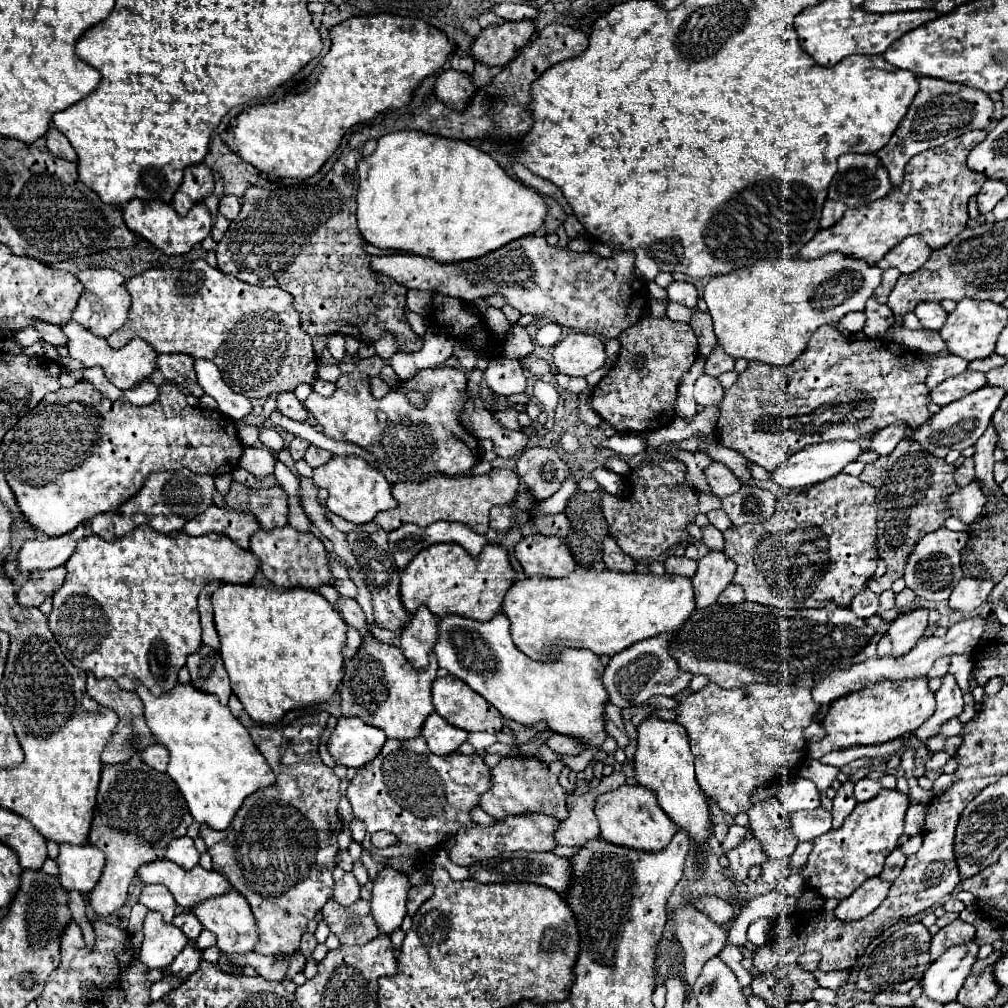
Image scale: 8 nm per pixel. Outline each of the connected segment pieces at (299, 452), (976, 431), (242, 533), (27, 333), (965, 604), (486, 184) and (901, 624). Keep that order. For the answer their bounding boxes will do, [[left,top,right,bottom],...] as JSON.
[[289,438,309,460],[913,386,1005,458],[183,506,261,548],[9,328,41,346],[949,578,993,612],[357,130,547,262],[887,608,927,658]]

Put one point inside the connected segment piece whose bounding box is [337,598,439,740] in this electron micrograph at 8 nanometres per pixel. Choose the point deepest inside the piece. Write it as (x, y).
(380, 687)

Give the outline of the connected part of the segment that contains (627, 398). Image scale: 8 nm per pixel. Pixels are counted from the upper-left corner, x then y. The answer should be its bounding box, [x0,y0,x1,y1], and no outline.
[593,316,699,434]

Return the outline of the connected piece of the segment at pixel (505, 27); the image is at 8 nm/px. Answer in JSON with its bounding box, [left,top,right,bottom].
[471,20,535,66]

